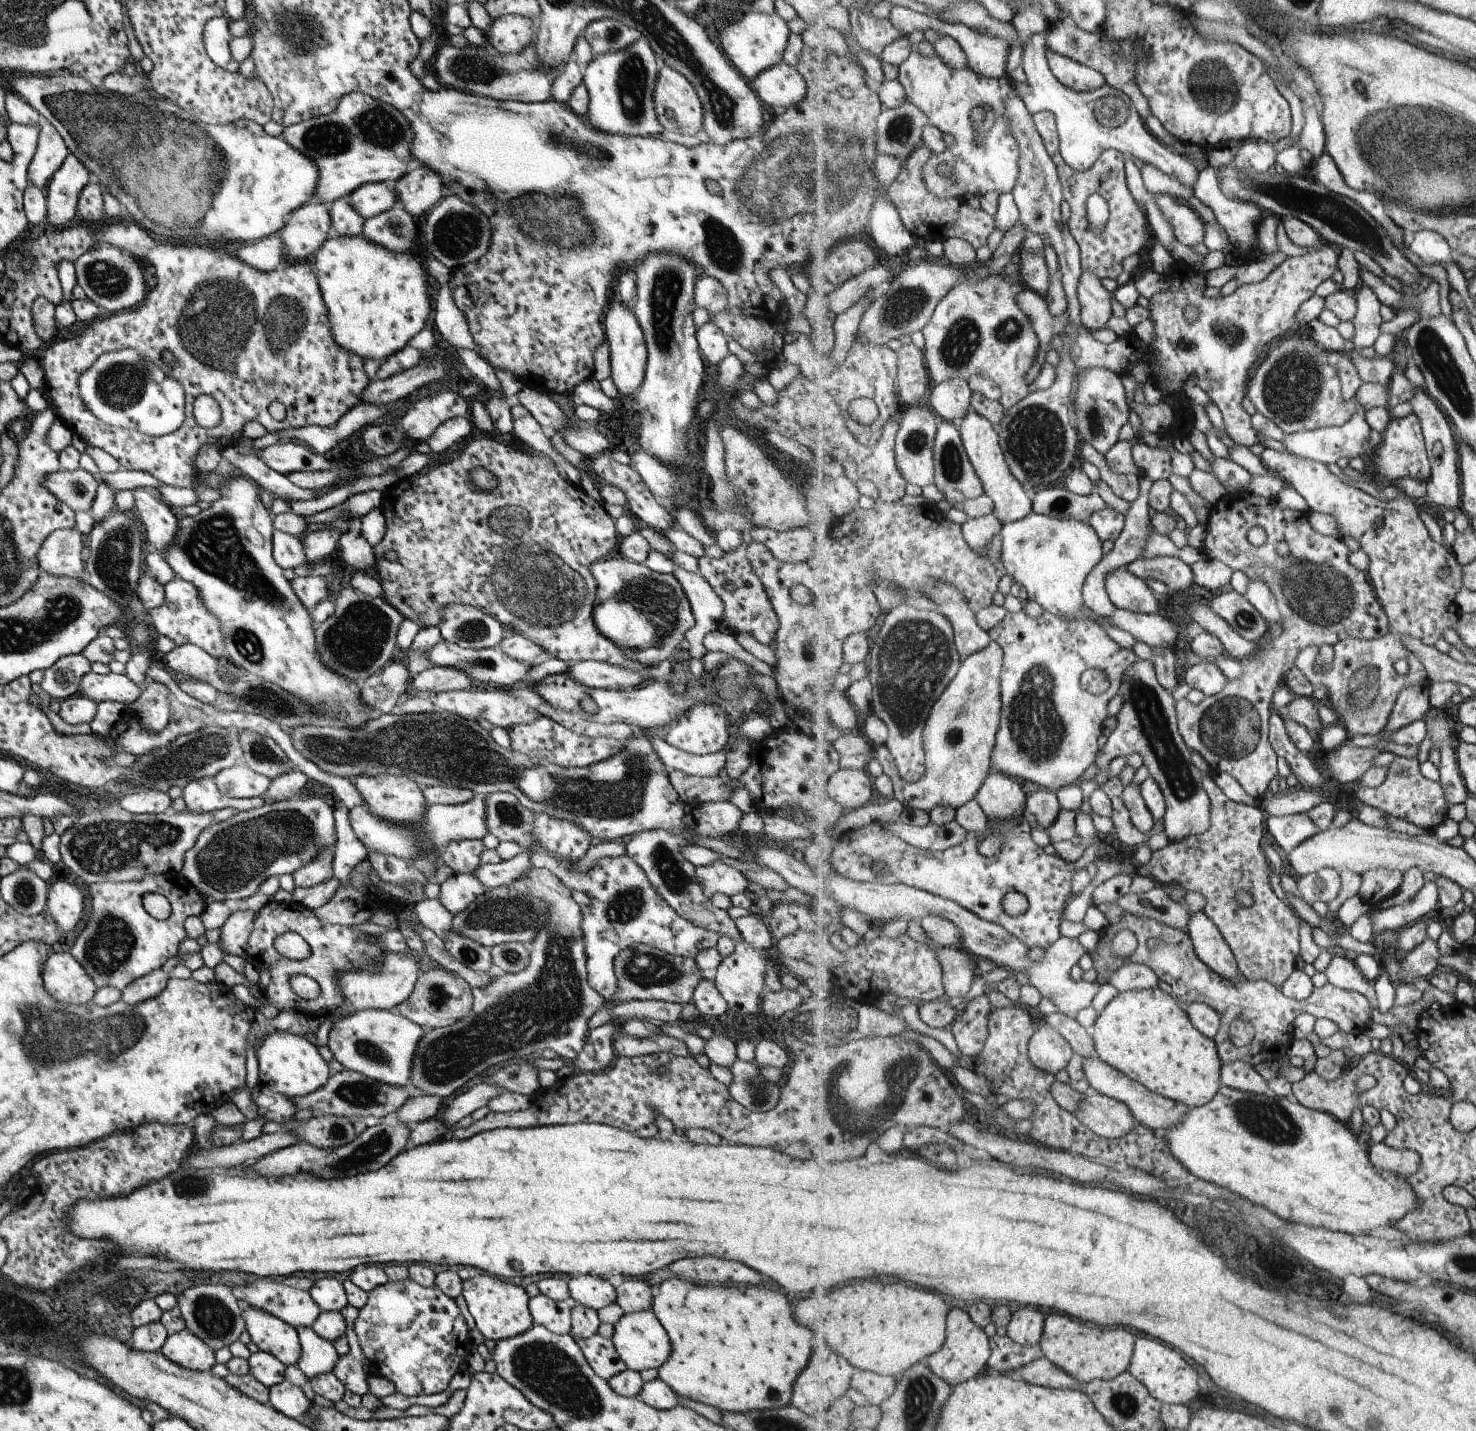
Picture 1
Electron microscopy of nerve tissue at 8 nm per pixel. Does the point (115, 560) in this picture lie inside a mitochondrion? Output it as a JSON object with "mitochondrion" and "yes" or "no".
{"mitochondrion":"yes"}

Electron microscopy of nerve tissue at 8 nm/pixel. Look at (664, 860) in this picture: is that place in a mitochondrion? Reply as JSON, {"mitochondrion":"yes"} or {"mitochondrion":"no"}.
{"mitochondrion":"yes"}

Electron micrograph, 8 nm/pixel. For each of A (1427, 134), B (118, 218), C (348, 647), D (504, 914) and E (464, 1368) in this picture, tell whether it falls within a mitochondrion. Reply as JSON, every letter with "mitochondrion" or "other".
{"A":"mitochondrion","B":"other","C":"mitochondrion","D":"mitochondrion","E":"other"}

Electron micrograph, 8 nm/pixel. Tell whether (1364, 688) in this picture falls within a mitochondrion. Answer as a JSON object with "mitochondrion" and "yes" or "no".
{"mitochondrion":"yes"}

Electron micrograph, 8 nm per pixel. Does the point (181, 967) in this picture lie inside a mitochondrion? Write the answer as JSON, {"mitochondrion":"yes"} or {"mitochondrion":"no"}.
{"mitochondrion":"no"}

